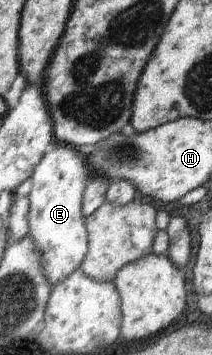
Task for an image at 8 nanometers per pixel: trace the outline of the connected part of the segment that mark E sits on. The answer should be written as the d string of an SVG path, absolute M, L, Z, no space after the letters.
M58 144L54 150L47 151L31 175L31 192L29 193L30 208L28 224L30 238L40 254L40 268L46 280L52 285L67 279L72 271L80 267L87 255L88 233L84 224L82 201L90 179L90 170L81 151L71 145Z

